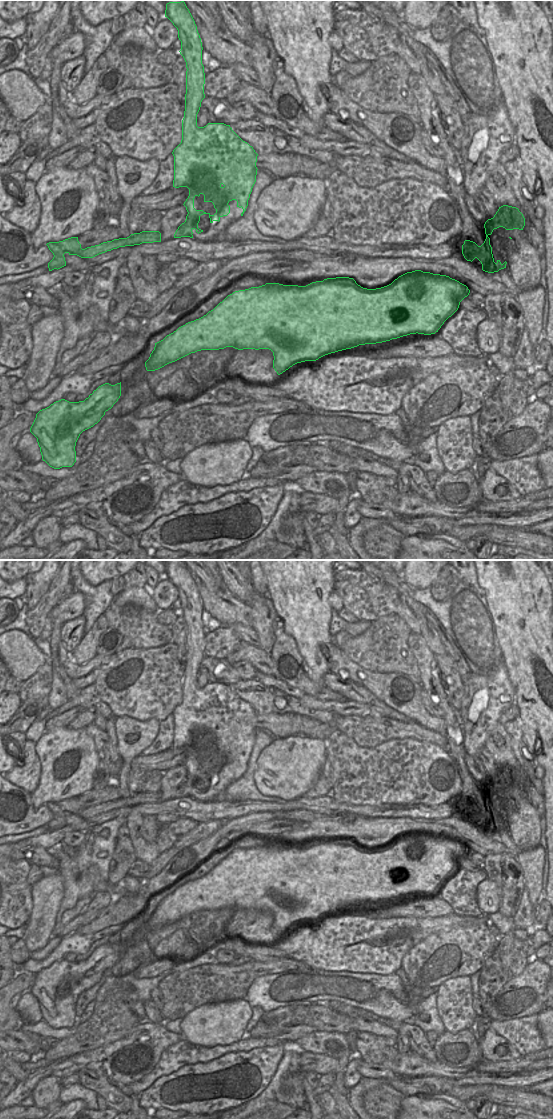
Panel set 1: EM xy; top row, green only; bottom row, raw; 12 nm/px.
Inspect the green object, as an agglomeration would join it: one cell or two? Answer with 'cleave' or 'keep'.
cleave

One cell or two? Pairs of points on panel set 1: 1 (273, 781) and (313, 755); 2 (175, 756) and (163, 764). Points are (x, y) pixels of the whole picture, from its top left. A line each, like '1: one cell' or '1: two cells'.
1: one cell
2: one cell

